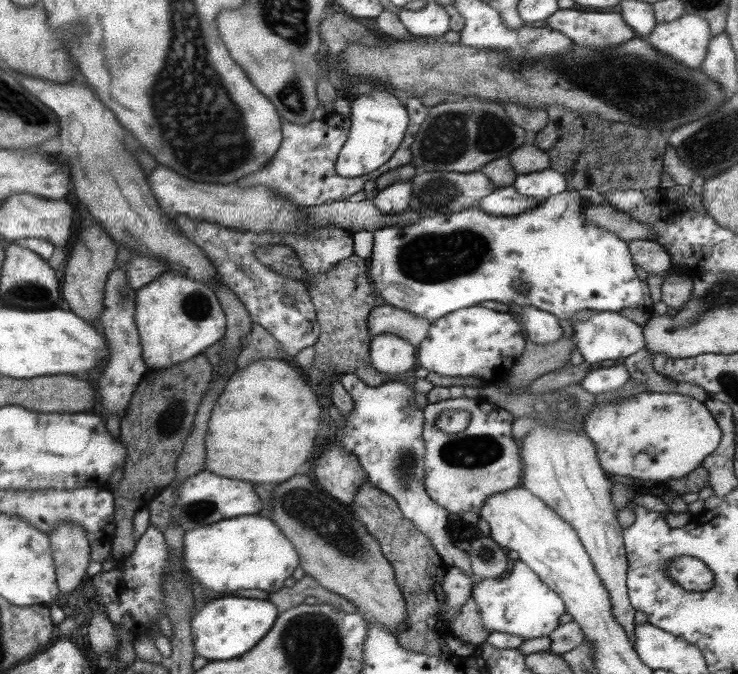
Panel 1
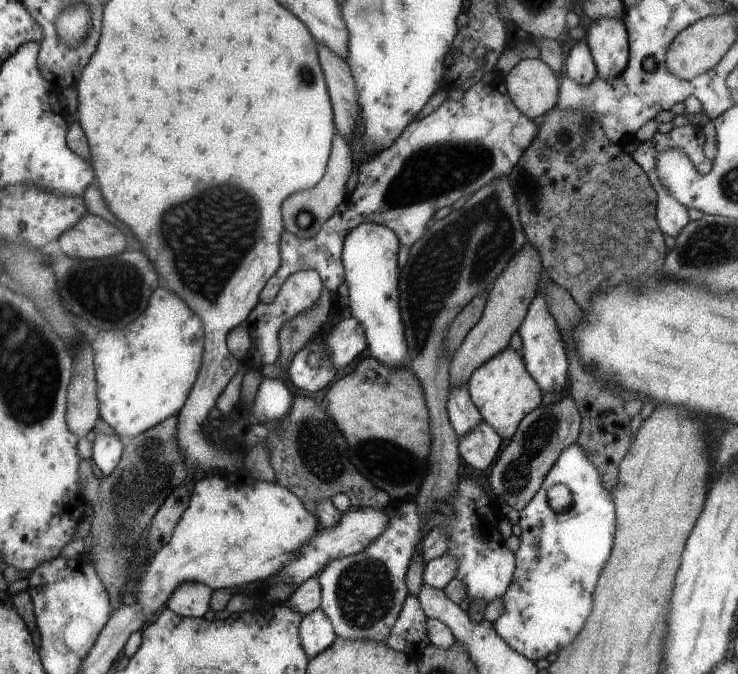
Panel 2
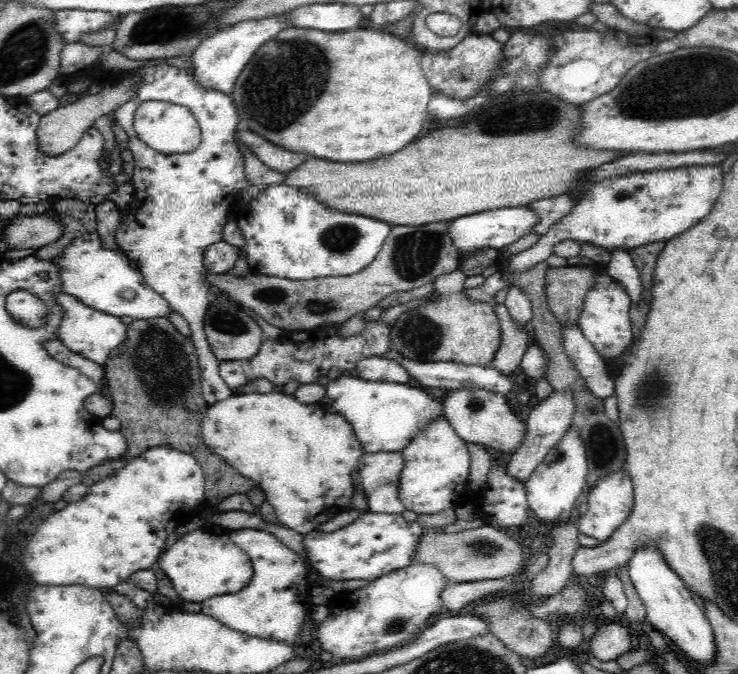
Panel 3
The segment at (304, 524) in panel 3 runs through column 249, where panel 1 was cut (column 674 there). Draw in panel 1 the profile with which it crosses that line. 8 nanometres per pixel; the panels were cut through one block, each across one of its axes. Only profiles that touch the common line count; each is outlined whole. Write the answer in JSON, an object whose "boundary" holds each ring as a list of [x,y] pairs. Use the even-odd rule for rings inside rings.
{"boundary":[[[639,394],[623,400],[623,404],[593,408],[591,416],[583,420],[583,430],[595,444],[595,452],[599,464],[605,472],[617,476],[631,476],[637,480],[653,480],[655,484],[663,484],[671,478],[683,478],[695,468],[701,466],[703,458],[707,458],[721,442],[719,420],[711,416],[703,402],[681,396],[681,394]],[[639,452],[649,452],[643,468],[633,464],[633,458]]]}

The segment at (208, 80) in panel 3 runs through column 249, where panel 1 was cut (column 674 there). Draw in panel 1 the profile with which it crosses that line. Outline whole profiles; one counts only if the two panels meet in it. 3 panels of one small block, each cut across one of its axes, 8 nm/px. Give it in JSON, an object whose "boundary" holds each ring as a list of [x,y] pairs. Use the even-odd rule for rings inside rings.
{"boundary":[[[685,14],[673,22],[657,24],[645,42],[657,54],[667,56],[685,68],[697,70],[705,60],[709,40],[709,24],[699,16]]]}

